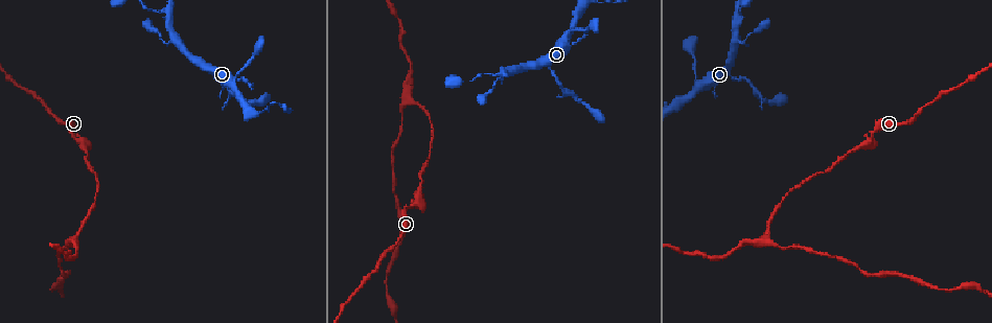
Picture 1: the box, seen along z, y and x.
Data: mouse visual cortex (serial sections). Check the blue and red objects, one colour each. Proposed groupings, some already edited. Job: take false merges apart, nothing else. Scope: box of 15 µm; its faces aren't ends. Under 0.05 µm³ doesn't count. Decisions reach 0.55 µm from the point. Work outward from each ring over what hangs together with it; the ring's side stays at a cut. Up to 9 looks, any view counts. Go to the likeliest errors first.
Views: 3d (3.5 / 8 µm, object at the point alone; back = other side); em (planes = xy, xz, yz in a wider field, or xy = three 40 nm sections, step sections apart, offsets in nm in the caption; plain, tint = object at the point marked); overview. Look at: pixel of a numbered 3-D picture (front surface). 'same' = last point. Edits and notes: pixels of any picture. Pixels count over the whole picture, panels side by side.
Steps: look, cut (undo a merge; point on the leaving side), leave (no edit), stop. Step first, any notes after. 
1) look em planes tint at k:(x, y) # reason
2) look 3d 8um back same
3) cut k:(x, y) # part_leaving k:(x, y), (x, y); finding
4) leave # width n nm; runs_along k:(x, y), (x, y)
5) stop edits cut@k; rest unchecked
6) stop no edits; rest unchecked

look 3d 3.5um at 1:(232, 86) # two arms in line, one across

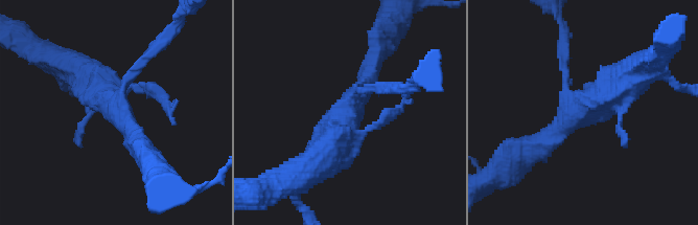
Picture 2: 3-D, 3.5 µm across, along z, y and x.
look em xy step 3 tint at 2:(119, 110) # now the EM

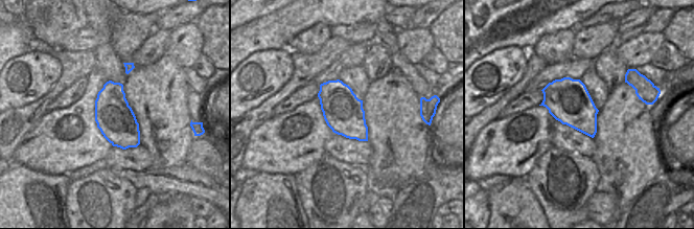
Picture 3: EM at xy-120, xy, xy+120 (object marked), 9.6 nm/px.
leave # runs_along 2:(637, 73), (584, 105), (531, 150); all the same cell

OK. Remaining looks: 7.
look em xy step 3 tint at 1:(736, 11) # sharp bend

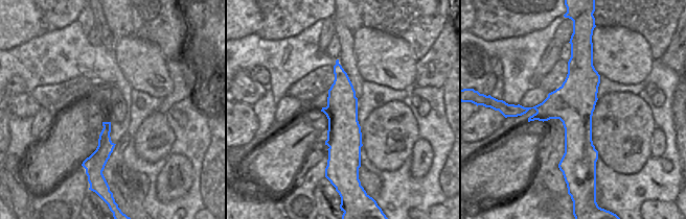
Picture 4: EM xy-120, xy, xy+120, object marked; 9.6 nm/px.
look 3d 3.5um same # see where the arms go

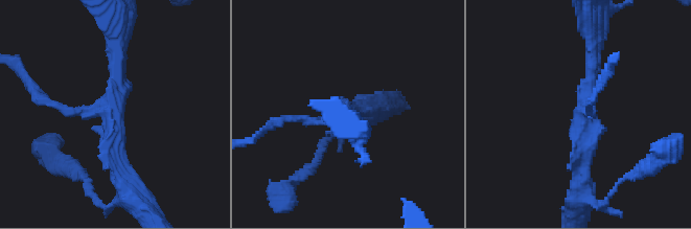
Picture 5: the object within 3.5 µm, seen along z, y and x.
leave # runs_along 5:(581, 183), (589, 81), (600, 68); all the same cell

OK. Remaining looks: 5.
look 3d 3.5um at 1:(412, 204) # calibre changes

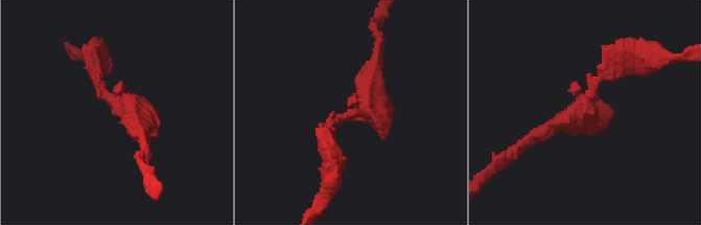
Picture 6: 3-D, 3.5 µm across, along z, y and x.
look em xy step 1 tint at 6:(348, 116)

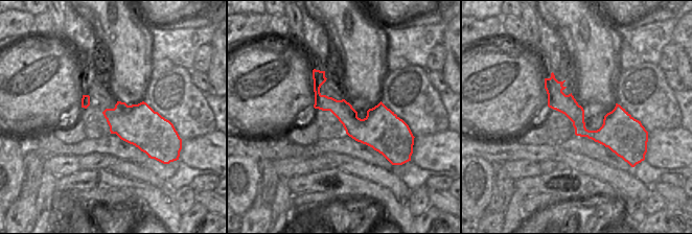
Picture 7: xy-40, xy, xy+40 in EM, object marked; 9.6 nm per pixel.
leave # runs_along 6:(627, 54), (594, 86), (587, 112), (544, 131); one cell here

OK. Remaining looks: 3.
look 3d 3.5um at 1:(407, 100) # thick turns thin

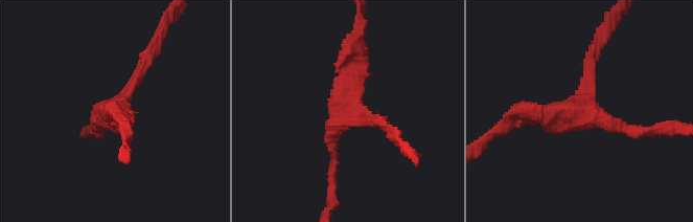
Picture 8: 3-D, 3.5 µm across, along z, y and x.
look em xy step 1 tint at 8:(584, 110) # arms 3; arm_widths 150, 150, 200 nm

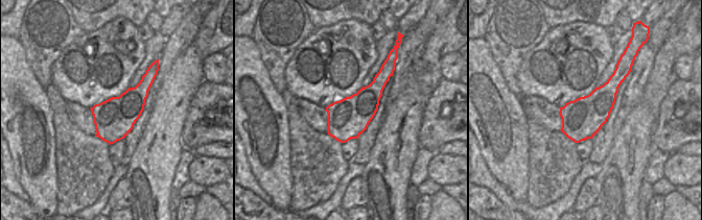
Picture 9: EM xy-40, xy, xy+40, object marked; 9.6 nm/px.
leave # runs_along 8:(155, 50), (100, 131); continuous, no second cell

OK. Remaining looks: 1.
stop no edits; rest unchecked

